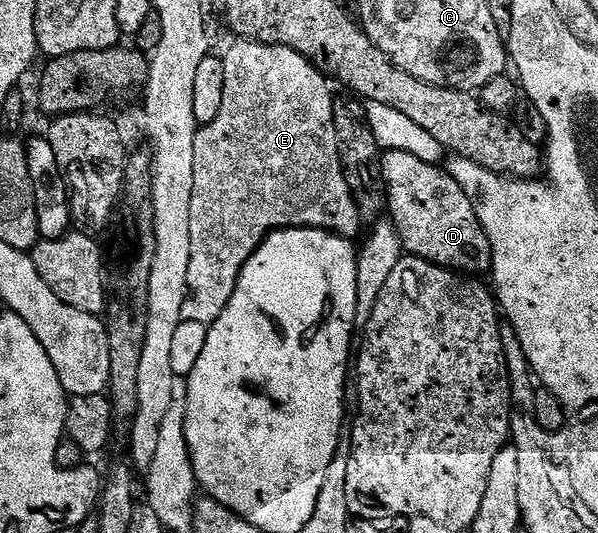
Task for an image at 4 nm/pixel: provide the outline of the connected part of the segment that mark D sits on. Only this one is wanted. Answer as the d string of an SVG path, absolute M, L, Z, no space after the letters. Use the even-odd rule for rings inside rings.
M387 150L381 155L381 175L386 189L389 221L398 229L407 255L423 258L446 270L467 276L482 276L491 269L488 236L474 211L472 200L448 176L445 169L416 160L408 152Z

